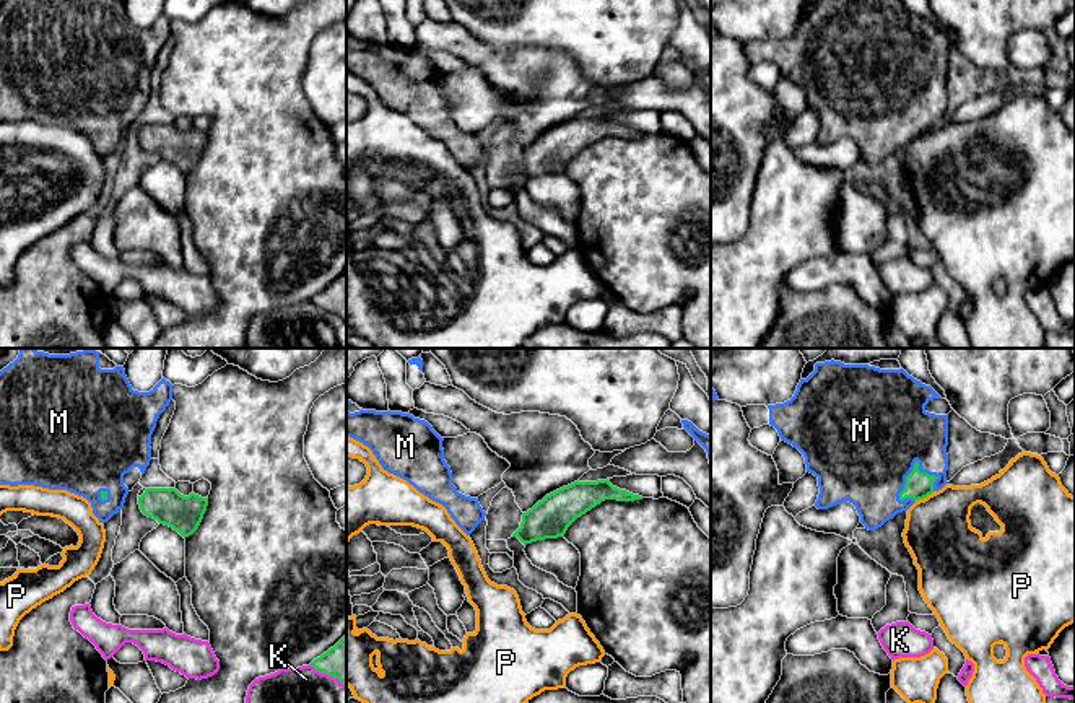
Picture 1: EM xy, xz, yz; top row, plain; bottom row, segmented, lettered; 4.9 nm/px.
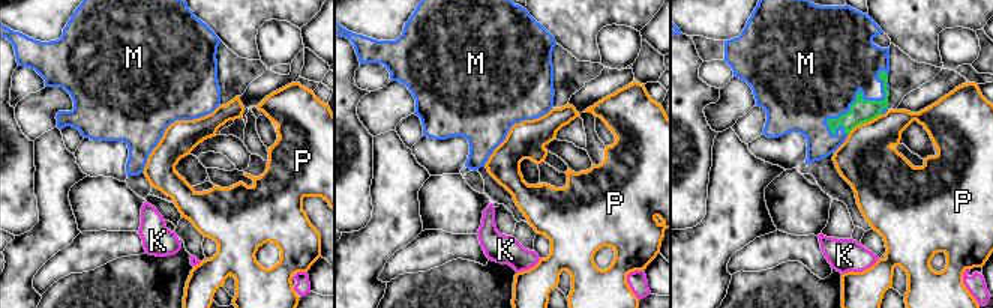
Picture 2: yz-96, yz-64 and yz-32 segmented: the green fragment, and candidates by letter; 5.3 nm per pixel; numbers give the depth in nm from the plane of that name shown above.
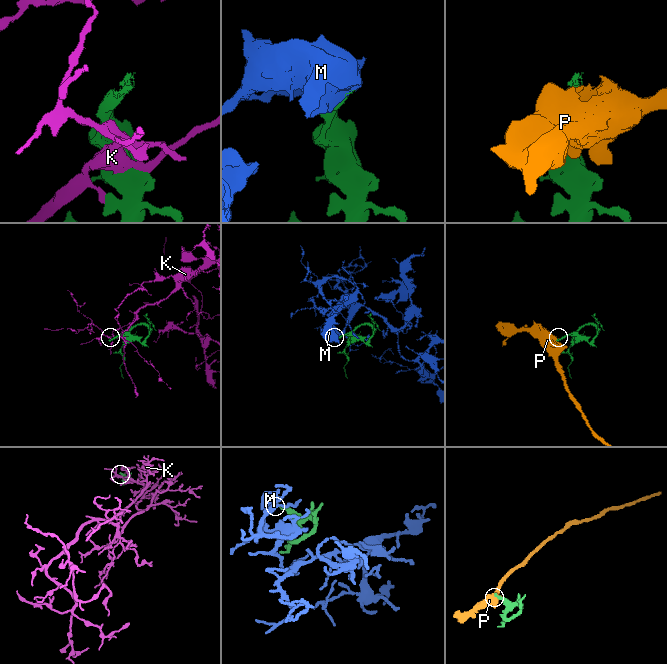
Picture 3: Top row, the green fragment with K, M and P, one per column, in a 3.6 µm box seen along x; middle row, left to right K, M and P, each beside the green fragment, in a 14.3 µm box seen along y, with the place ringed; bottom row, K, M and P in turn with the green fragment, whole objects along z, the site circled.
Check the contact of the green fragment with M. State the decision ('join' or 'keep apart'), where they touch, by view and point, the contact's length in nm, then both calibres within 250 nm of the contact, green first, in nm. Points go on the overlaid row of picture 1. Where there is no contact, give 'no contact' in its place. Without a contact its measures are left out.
join; contact yz (906, 480); length 240 nm; calibres 140 and 480 nm

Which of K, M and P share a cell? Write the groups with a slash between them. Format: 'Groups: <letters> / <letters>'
Groups: K / M / P

